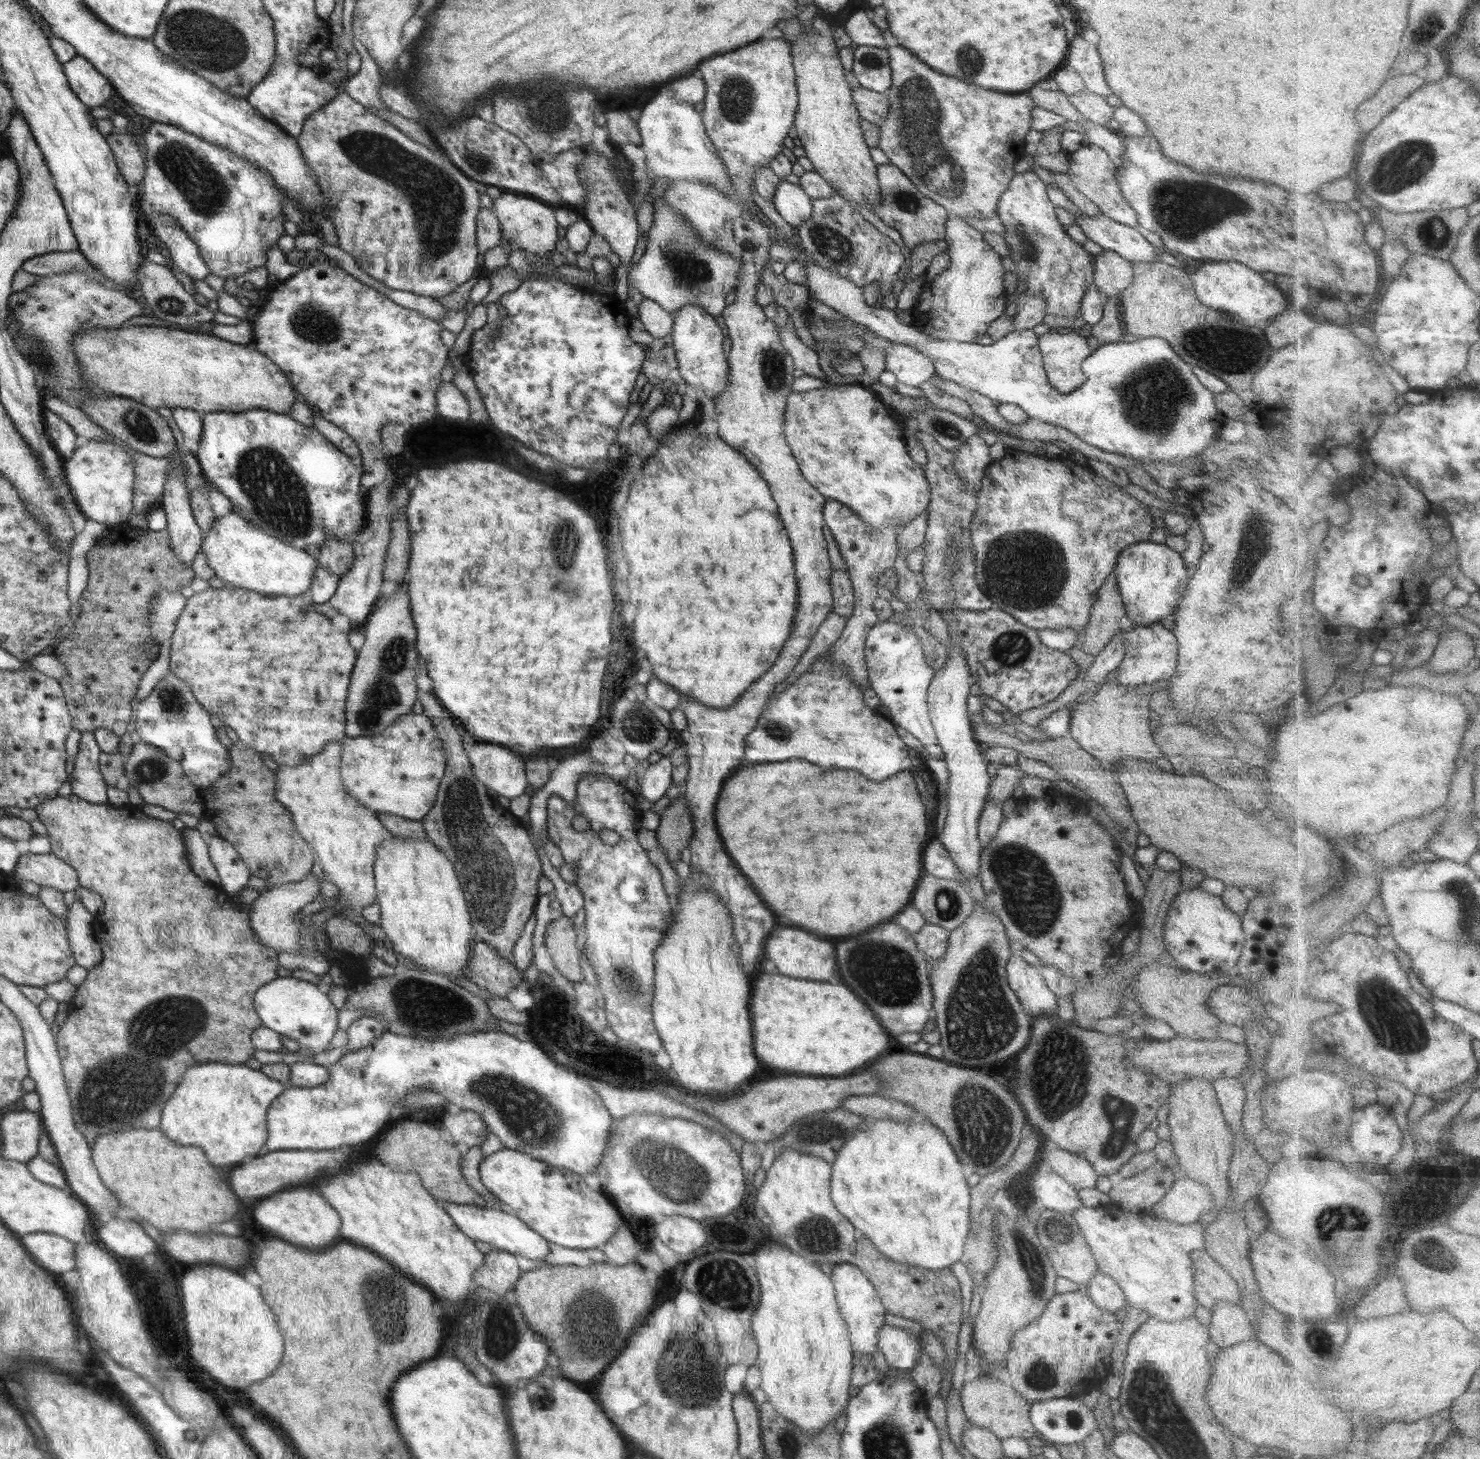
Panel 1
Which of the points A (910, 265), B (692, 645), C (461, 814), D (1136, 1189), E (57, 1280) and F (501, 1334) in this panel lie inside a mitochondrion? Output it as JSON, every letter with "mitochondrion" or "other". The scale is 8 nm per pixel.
{"A":"other","B":"other","C":"mitochondrion","D":"other","E":"other","F":"mitochondrion"}

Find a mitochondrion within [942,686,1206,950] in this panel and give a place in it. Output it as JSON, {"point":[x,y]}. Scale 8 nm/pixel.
{"point":[1030,895]}

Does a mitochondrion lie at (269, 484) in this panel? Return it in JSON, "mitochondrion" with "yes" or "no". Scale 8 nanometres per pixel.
{"mitochondrion":"yes"}

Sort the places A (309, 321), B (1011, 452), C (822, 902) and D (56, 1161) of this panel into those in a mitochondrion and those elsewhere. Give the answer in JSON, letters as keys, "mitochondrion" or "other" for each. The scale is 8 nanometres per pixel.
{"A":"mitochondrion","B":"other","C":"other","D":"other"}

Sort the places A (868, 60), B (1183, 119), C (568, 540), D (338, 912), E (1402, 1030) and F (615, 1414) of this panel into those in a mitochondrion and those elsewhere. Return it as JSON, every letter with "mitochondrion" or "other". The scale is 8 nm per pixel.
{"A":"mitochondrion","B":"other","C":"mitochondrion","D":"other","E":"mitochondrion","F":"other"}

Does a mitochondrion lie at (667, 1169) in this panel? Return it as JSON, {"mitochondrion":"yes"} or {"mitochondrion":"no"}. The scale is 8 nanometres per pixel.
{"mitochondrion":"yes"}

